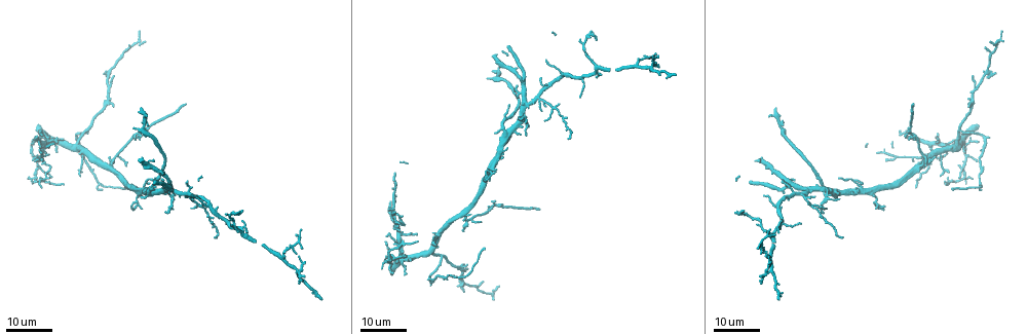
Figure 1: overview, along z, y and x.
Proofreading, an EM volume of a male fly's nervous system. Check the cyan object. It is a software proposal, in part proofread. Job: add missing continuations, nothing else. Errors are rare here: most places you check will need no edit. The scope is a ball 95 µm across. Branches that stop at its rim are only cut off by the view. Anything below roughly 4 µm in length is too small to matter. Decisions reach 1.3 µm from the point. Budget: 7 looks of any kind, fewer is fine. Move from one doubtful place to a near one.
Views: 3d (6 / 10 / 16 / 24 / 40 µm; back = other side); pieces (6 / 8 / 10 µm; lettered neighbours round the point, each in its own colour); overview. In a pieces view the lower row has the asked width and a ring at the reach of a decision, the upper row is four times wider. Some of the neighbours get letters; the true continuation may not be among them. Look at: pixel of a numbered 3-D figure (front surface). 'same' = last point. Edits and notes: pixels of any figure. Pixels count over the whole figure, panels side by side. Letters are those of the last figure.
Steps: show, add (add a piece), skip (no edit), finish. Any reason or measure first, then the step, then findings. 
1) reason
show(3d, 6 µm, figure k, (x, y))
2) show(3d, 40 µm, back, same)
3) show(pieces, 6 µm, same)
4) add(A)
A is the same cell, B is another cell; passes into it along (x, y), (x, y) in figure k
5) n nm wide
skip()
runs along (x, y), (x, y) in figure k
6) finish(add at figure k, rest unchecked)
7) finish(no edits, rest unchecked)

thin end
show(3d, 16 µm, figure 1, (465, 290))

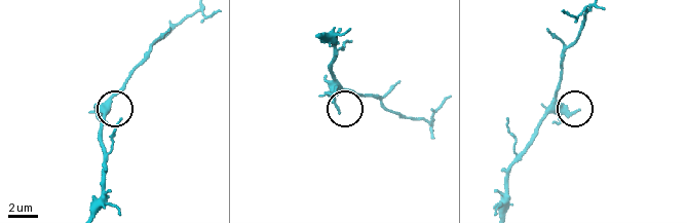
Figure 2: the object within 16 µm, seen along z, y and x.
show(pieces, 8 µm, figure 2, (578, 110))

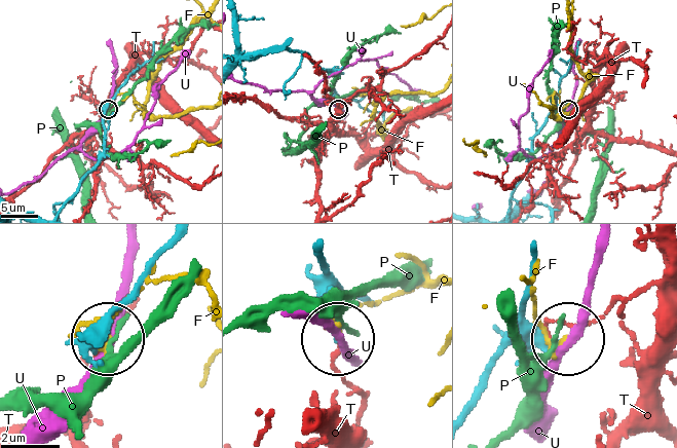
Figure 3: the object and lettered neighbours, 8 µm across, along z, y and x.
skip()
F, P, T and U are other cells; runs along (469, 397), (506, 347), (563, 340) in figure 3; no lettered piece goes on from it

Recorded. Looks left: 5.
branch stops here
show(3d, 24 µm, figure 1, (185, 103))

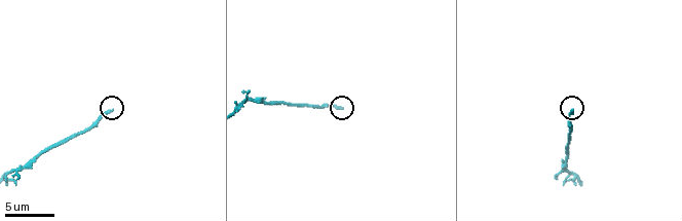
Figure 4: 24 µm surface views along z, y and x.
show(pieces, 6 µm, figure 4, (341, 107))

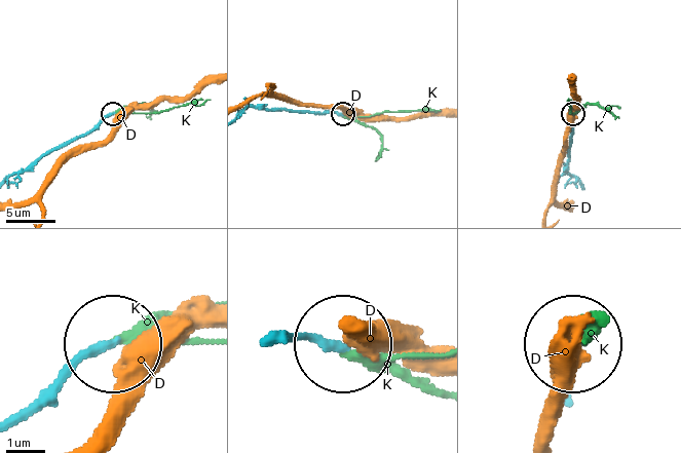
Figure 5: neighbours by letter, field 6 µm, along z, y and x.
add(K)
K is the same cell, D is another cell; it goes on there

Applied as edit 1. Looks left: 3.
tapers out
show(3d, 24 µm, figure 1, (948, 172))

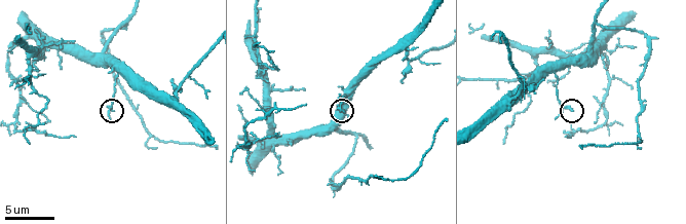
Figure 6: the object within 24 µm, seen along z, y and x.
see the neighbours
show(pieces, 10 µm, figure 6, (113, 110))

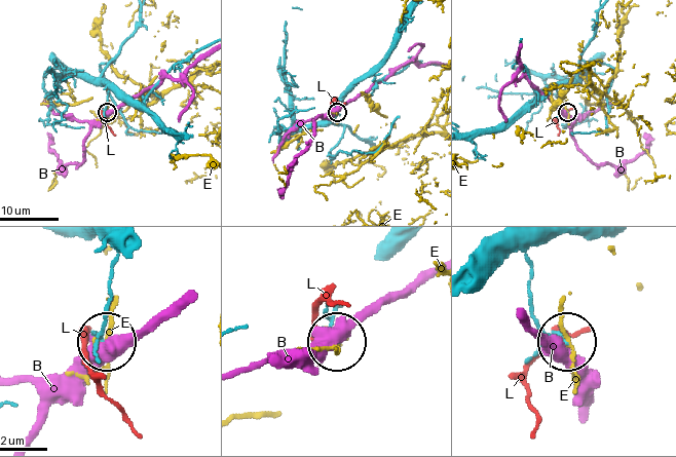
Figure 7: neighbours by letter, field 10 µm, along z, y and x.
skip()
B, E and L are other cells; runs along (127, 252), (110, 273), (102, 342) in figure 7; none of them fits

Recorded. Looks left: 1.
end of a long branch
show(pieces, 10 µm, figure 6, (580, 147))

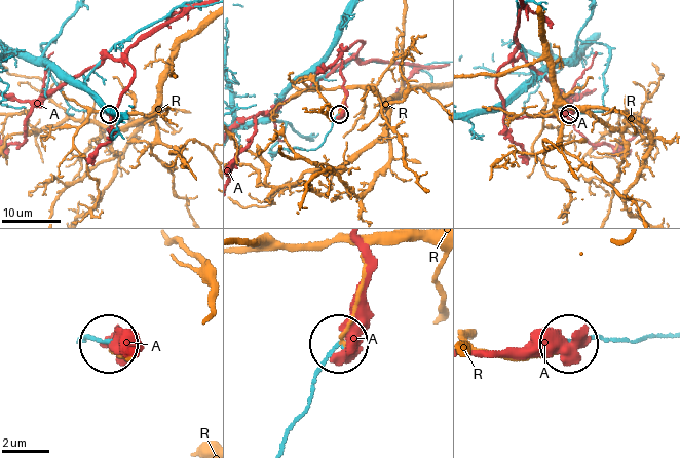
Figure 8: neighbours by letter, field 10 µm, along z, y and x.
skip()
A and R are other cells; no lettered piece goes on from it

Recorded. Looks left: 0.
finish(add at figure 5, rest unchecked)

